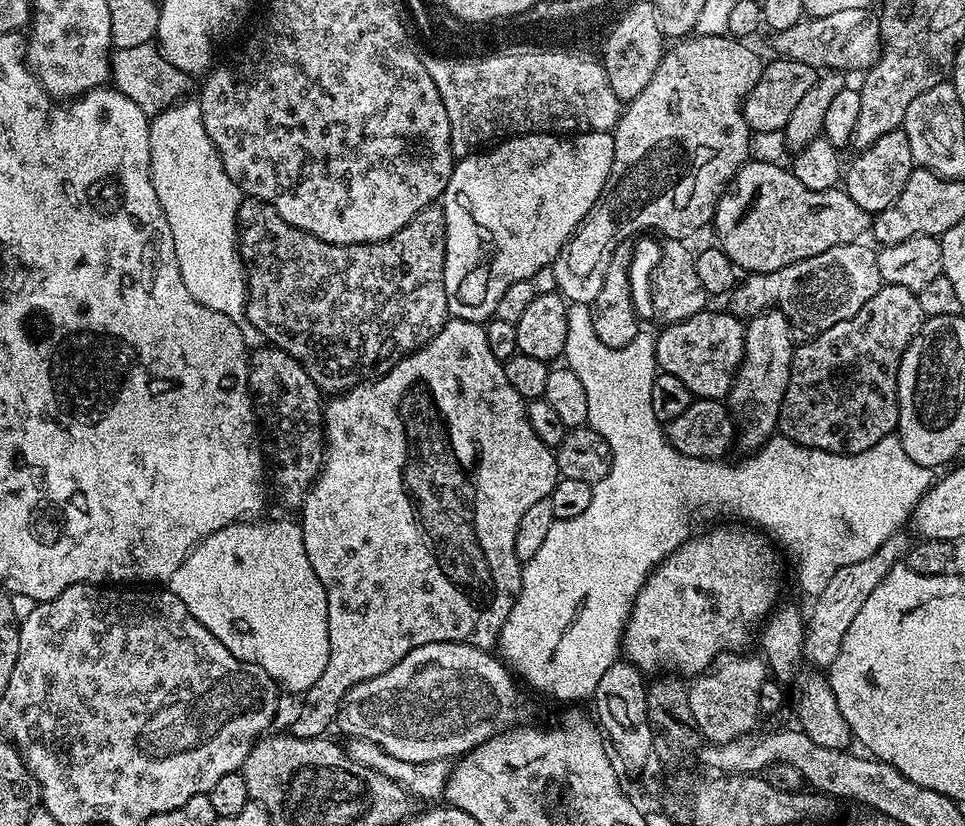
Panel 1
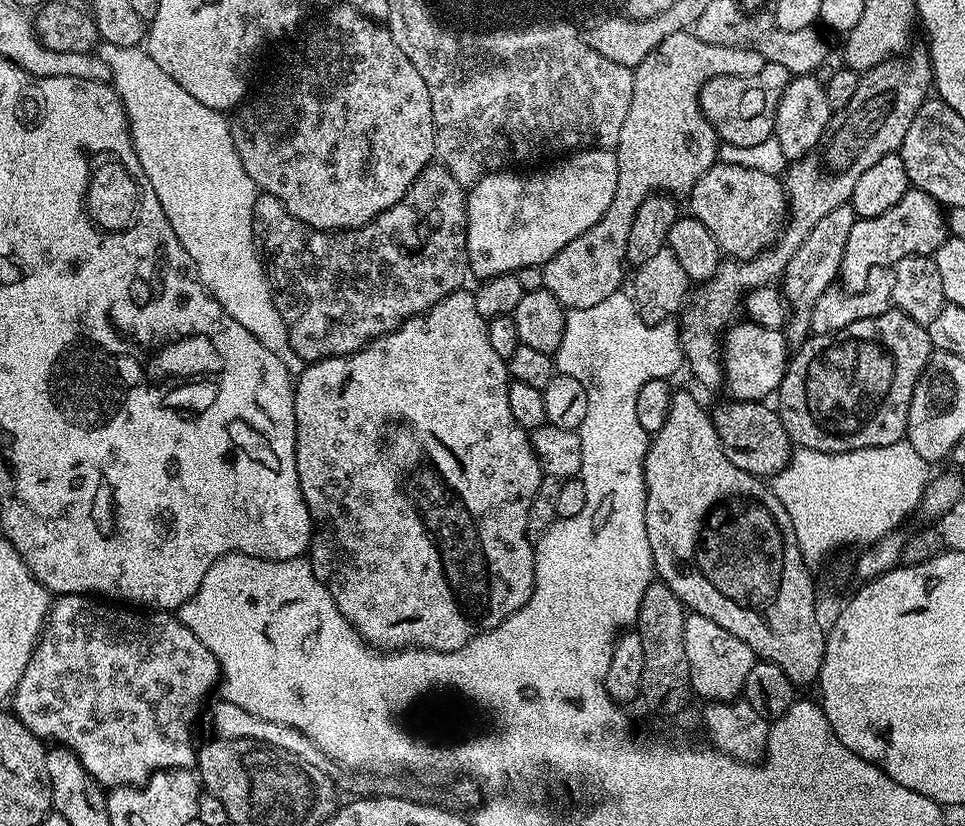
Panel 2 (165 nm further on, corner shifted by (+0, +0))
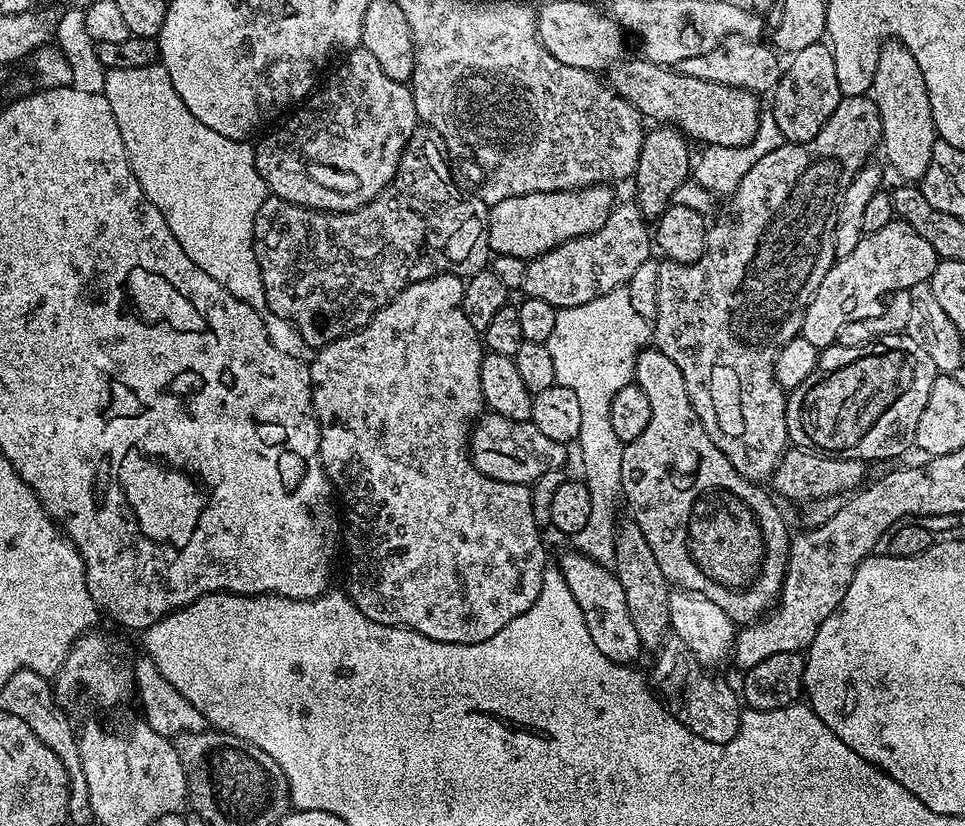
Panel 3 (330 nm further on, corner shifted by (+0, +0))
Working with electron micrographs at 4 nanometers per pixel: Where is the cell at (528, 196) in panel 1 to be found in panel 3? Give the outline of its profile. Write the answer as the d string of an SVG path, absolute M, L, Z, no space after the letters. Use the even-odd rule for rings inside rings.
M592 184L575 192L543 192L506 198L506 202L491 205L488 213L488 247L495 255L510 254L529 261L567 240L589 236L598 231L612 213L612 190L606 184Z

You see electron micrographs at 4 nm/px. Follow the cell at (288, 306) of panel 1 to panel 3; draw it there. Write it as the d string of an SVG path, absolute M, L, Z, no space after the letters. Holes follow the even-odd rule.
M417 127L416 133L412 135L406 150L402 154L400 165L391 182L369 204L355 208L353 212L318 212L314 208L303 208L294 202L286 202L271 194L262 202L262 206L258 206L258 214L254 218L253 246L254 254L258 258L260 277L262 278L264 297L268 303L268 308L274 314L278 314L278 318L286 318L298 330L298 334L302 334L302 338L306 338L306 342L312 349L325 348L332 341L341 340L344 336L349 336L350 333L358 331L359 328L366 327L378 310L386 307L402 290L406 290L406 286L410 286L414 282L429 280L447 272L461 278L467 278L485 271L490 264L490 249L488 247L489 211L489 205L483 204L477 196L464 191L456 183L456 179L452 176L449 161L446 159L446 149L440 135L430 127Z

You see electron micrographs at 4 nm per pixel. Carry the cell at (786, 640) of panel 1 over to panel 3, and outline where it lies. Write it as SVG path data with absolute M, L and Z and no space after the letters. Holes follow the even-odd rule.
M649 346L636 355L634 383L642 390L646 390L646 398L650 398L650 423L646 426L646 430L642 430L642 434L638 434L638 438L634 438L634 442L624 445L622 454L620 491L623 499L625 501L628 499L628 508L632 511L631 519L636 522L637 526L641 528L642 534L646 536L651 550L654 550L655 561L658 562L659 569L662 570L662 574L670 585L694 590L698 594L704 595L705 598L710 598L710 602L717 604L721 610L726 610L728 617L737 625L743 626L760 619L761 616L776 607L784 585L784 575L788 569L790 531L788 532L787 526L784 525L783 514L776 509L775 502L771 500L773 497L767 491L764 493L760 489L763 487L759 483L742 478L738 474L738 470L734 470L734 466L730 466L726 454L722 454L722 450L718 450L718 446L714 446L710 434L706 434L706 430L690 402L690 394L686 394L686 382L682 379L682 370L678 370L678 366L674 366L674 362L670 362L670 358L666 358L666 354L662 354L659 348Z

